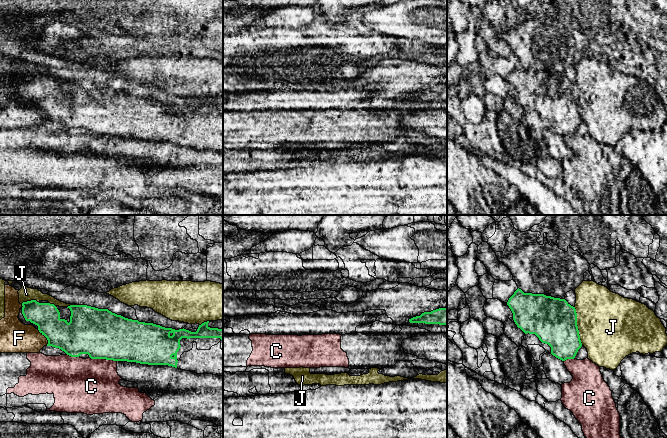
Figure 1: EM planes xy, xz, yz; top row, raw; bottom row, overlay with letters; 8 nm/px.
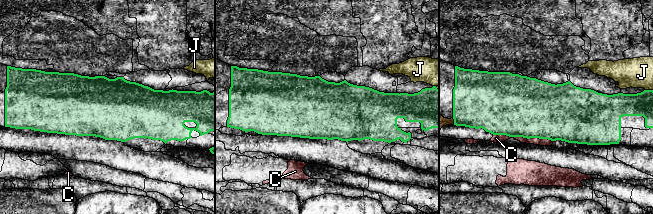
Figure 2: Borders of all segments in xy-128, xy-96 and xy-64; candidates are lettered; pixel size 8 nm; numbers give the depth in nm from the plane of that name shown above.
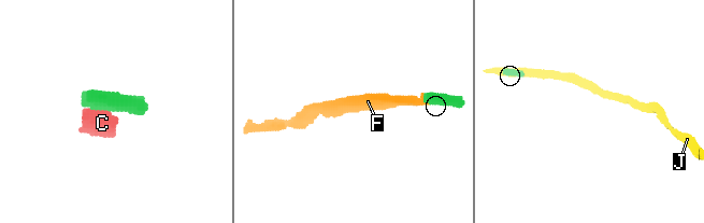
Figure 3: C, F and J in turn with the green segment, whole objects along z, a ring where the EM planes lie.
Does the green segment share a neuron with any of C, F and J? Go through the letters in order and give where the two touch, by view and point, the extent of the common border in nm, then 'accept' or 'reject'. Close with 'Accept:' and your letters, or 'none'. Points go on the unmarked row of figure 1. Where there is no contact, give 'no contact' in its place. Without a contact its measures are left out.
C: meets green in xy at (103, 134); contact 220 nm long; reject
F: meets green in xy at (45, 112); contact 160 nm long; reject
J: meets green in yz at (577, 102); contact 320 nm long; reject
Accept: none

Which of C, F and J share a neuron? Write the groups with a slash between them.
C / F J

